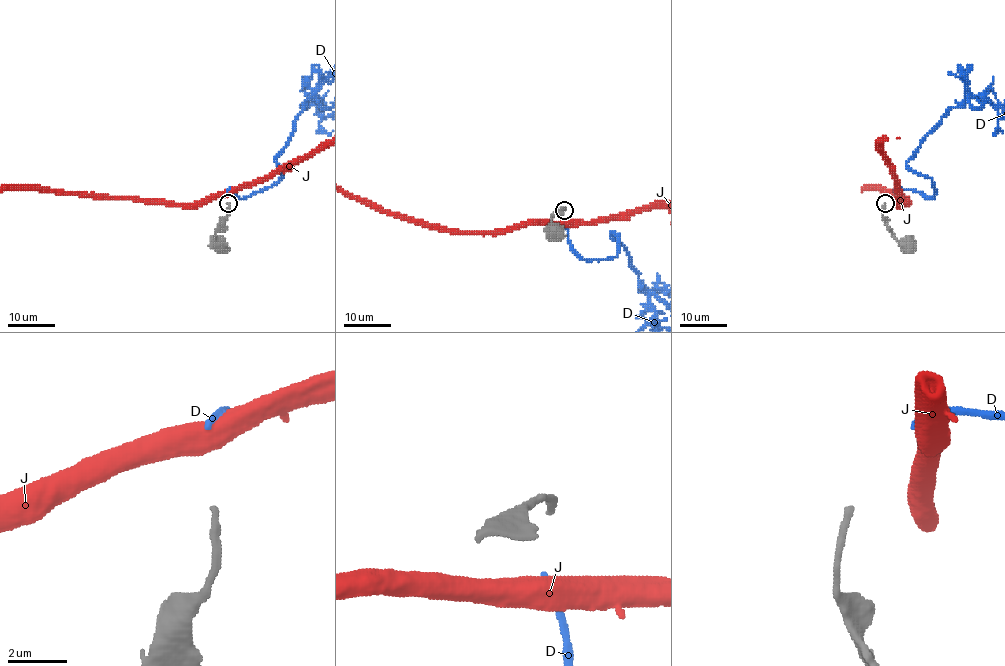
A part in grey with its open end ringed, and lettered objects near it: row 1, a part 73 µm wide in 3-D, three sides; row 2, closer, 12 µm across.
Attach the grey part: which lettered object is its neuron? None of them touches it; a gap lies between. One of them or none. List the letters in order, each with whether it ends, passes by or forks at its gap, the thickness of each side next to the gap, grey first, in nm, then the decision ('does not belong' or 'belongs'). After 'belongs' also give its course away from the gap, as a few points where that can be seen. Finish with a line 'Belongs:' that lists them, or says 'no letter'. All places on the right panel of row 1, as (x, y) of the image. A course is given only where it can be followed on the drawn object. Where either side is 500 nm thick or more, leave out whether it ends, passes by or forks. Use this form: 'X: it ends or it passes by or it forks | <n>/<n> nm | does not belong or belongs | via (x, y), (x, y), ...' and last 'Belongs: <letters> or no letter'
D: it ends | 240/240 nm | does not belong
J: 240/600 nm | does not belong
Belongs: no letter

